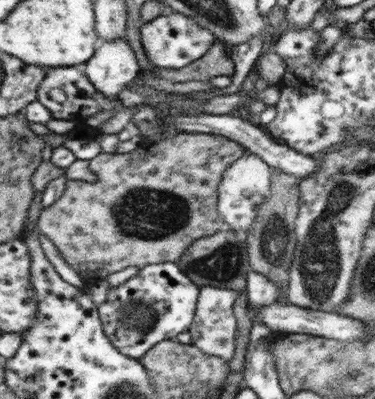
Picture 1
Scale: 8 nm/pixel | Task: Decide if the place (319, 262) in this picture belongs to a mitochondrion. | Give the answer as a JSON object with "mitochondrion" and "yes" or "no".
{"mitochondrion":"yes"}

